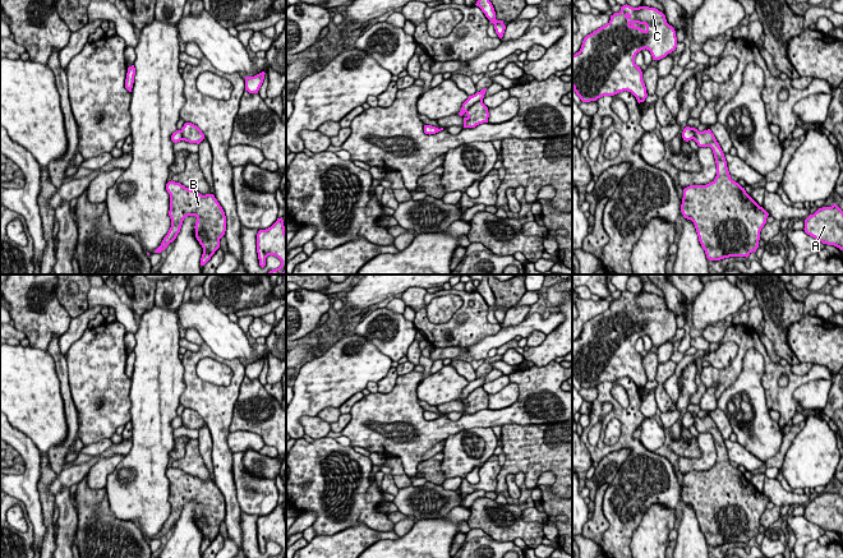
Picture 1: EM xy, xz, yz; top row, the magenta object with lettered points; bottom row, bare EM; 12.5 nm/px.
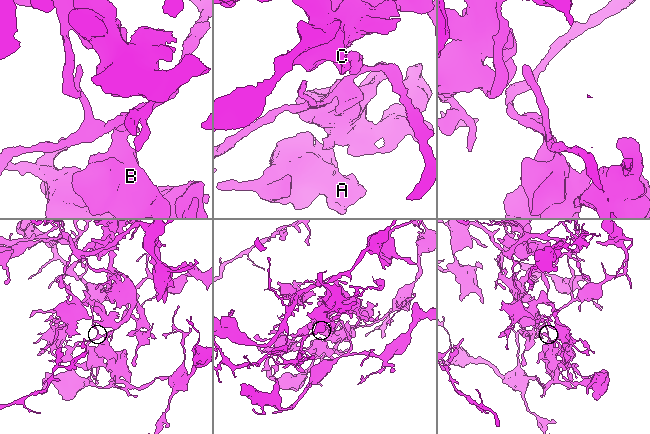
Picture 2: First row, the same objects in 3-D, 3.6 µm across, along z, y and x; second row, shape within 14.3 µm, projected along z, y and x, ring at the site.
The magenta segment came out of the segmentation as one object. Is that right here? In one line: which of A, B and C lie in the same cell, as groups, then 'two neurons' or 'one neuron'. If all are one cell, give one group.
A B C; one neuron

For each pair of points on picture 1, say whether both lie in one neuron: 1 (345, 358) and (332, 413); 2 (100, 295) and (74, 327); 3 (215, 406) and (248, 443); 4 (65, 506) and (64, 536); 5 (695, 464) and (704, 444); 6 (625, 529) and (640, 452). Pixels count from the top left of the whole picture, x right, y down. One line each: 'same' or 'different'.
1: different
2: different
3: different
4: same
5: same
6: same

